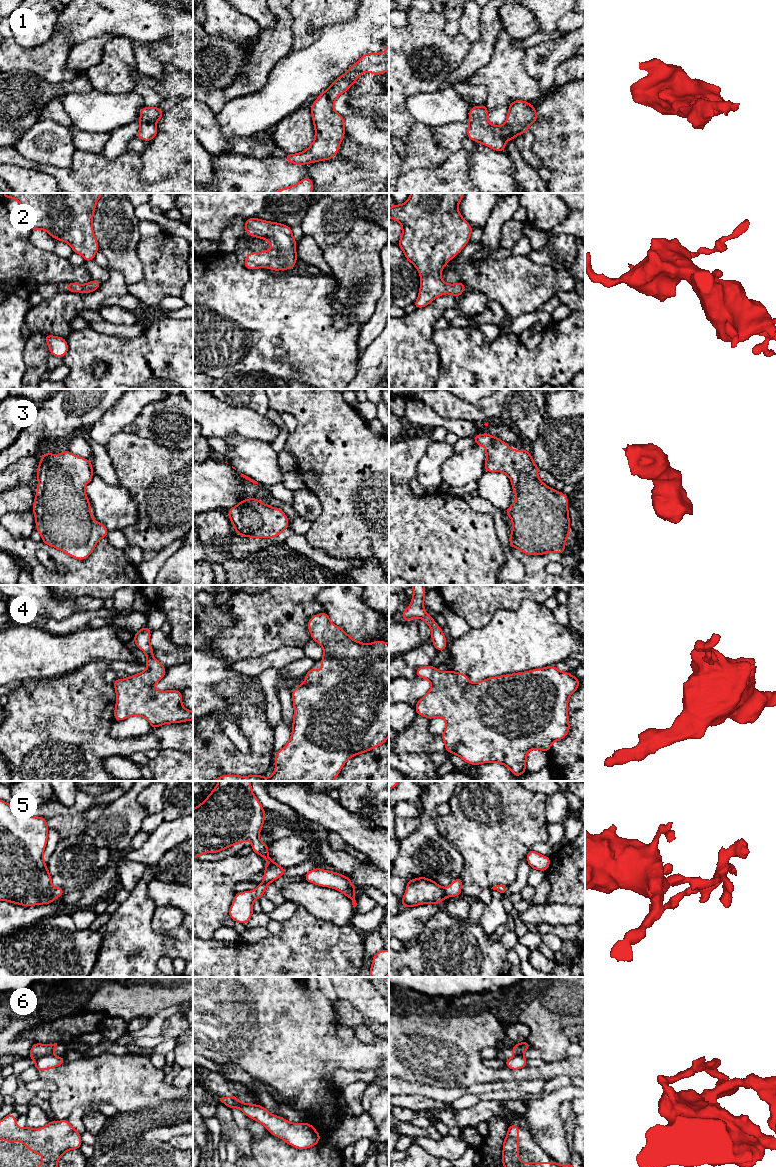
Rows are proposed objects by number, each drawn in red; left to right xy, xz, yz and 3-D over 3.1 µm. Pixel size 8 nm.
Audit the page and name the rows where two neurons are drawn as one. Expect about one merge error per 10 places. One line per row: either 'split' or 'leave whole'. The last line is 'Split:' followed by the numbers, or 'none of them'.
1: leave whole
2: leave whole
3: leave whole
4: leave whole
5: leave whole
6: split
Split: 6

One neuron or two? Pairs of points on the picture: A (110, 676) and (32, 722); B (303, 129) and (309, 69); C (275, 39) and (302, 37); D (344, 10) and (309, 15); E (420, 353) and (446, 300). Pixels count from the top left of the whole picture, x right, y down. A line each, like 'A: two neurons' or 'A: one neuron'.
A: two neurons
B: two neurons
C: two neurons
D: one neuron
E: one neuron

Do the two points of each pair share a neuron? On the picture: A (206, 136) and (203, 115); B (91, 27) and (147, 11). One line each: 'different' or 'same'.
A: same
B: same

